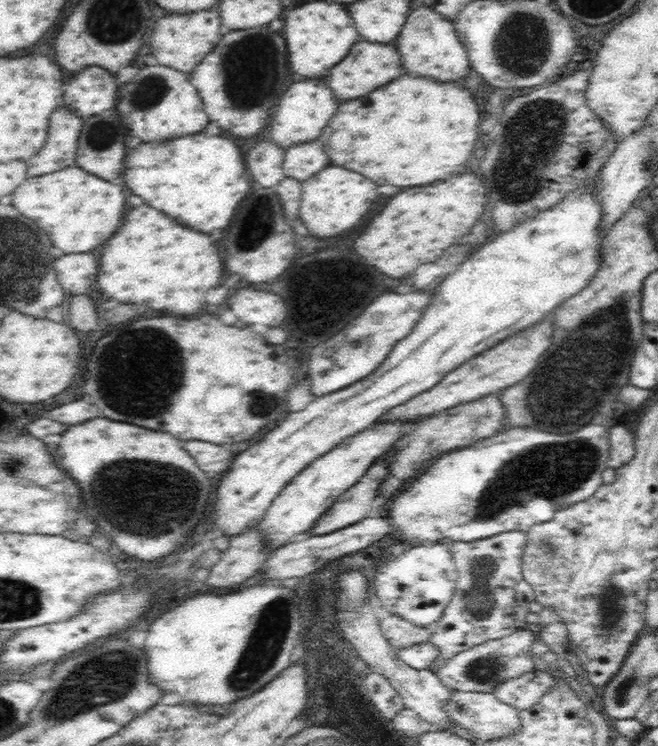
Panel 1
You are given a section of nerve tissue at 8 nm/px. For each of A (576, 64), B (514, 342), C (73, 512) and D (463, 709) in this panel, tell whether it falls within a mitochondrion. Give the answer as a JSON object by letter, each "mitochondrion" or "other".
{"A":"other","B":"other","C":"other","D":"mitochondrion"}

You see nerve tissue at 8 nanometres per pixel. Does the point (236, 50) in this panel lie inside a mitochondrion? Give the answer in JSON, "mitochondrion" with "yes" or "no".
{"mitochondrion":"yes"}

